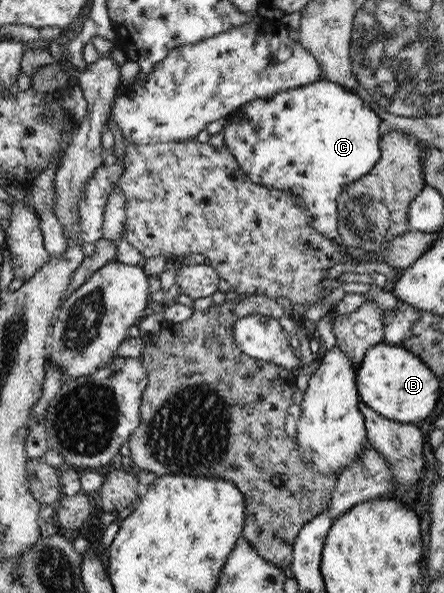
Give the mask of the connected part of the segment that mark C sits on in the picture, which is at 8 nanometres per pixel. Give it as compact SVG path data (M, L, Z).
M326 79L312 83L312 85L296 87L296 89L286 90L281 93L276 93L274 96L267 99L256 99L252 102L247 102L240 106L234 114L234 123L223 126L223 135L227 149L237 158L241 169L249 174L252 182L258 186L272 188L274 190L284 190L290 194L296 195L301 200L303 211L309 216L311 225L322 234L325 234L331 239L339 236L339 211L337 197L347 185L352 185L354 181L360 181L360 178L366 177L371 169L374 169L380 160L380 118L366 106L366 100L362 97L358 98L356 93L346 92L338 83L330 82Z

